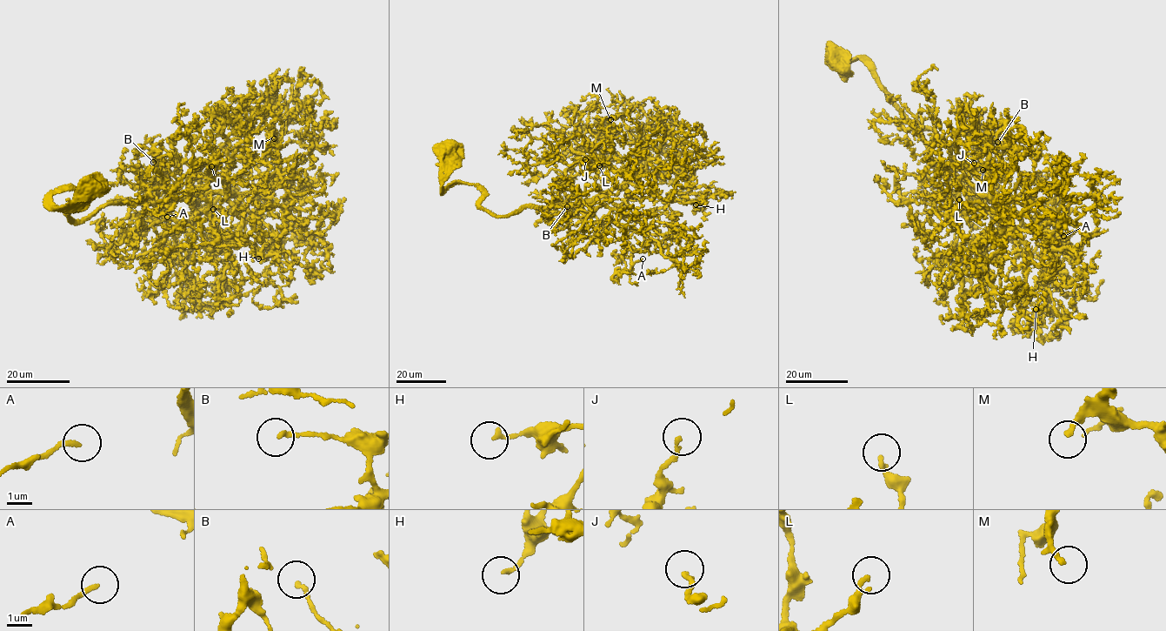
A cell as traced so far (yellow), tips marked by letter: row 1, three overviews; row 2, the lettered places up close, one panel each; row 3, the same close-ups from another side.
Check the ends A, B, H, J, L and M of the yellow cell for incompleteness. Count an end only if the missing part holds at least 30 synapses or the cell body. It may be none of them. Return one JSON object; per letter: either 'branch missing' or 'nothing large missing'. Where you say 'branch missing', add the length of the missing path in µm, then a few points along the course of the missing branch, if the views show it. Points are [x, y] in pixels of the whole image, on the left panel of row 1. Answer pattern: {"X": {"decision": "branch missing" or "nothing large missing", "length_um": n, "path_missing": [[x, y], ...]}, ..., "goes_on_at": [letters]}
{"A": {"decision": "nothing large missing"}, "B": {"decision": "nothing large missing"}, "H": {"decision": "nothing large missing"}, "J": {"decision": "nothing large missing"}, "L": {"decision": "nothing large missing"}, "M": {"decision": "branch missing", "length_um": 15, "path_missing": [[274, 138], [282, 149], [282, 155], [285, 159], [289, 156]]}, "goes_on_at": ["M"]}

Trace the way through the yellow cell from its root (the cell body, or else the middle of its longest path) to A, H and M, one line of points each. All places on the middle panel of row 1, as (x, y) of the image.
A: (443, 149), (442, 187), (472, 184), (498, 216), (604, 197), (649, 232), (645, 251), (625, 255), (642, 258)
H: (443, 149), (442, 187), (472, 184), (498, 216), (600, 197), (634, 218), (705, 194), (696, 204)
M: (443, 149), (442, 187), (472, 184), (504, 216), (622, 185), (629, 176), (589, 150), (618, 130), (610, 119)

